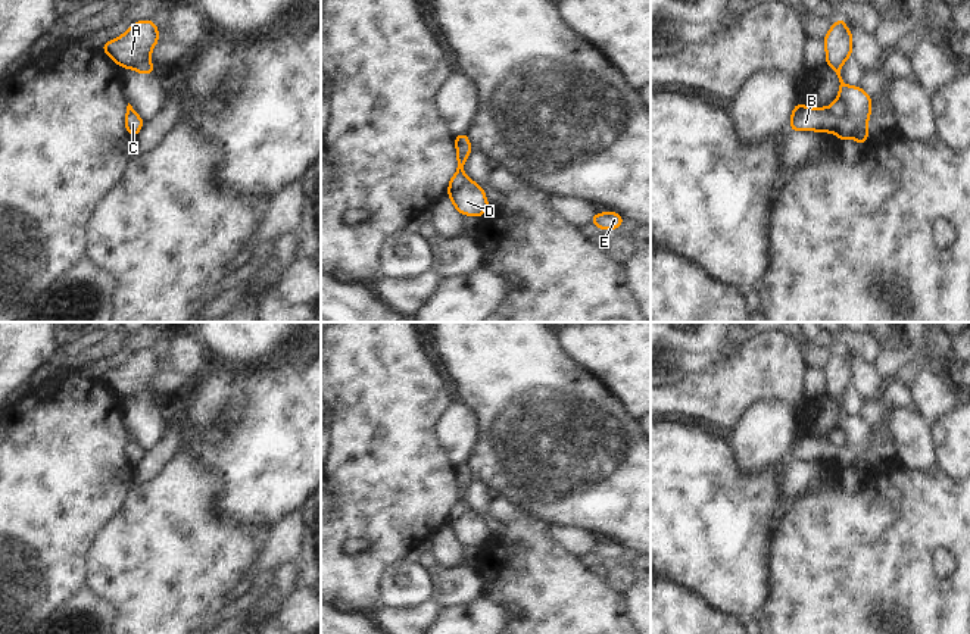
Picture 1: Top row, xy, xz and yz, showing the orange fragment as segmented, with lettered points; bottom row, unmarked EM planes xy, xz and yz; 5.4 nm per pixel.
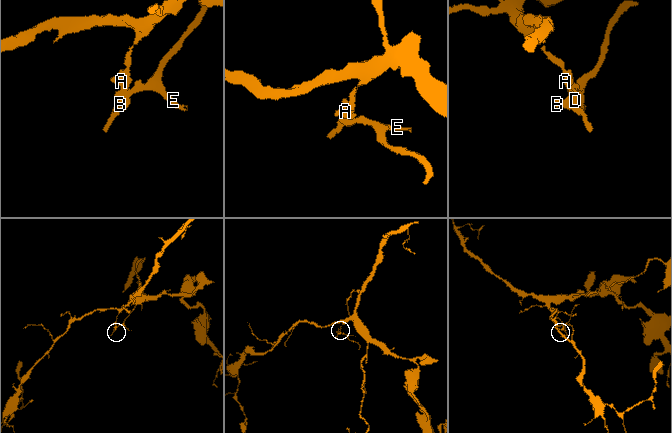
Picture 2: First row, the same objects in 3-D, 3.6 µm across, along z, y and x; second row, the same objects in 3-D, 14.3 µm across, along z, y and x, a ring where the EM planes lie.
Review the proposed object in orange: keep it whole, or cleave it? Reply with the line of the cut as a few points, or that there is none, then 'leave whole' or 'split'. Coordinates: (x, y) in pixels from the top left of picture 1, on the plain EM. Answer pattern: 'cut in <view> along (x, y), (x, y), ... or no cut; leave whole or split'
cut in yz along (838, 425), (842, 431), (842, 440), (836, 444); split

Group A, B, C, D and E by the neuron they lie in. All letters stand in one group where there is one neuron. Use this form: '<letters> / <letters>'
A / B C D E

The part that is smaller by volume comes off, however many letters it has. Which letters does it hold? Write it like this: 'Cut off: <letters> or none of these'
Cut off: B, C, D, E

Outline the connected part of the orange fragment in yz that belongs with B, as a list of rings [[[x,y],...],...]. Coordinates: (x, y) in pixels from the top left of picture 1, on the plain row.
[[[840,415],[838,427],[843,431],[843,441],[836,444],[827,437],[808,437],[796,432],[790,444],[792,460],[833,462],[840,468],[855,468],[867,462],[871,428],[861,416]]]

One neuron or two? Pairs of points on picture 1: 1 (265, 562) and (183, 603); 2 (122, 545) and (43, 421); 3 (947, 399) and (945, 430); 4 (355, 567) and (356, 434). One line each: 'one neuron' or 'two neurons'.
1: two neurons
2: two neurons
3: two neurons
4: one neuron

